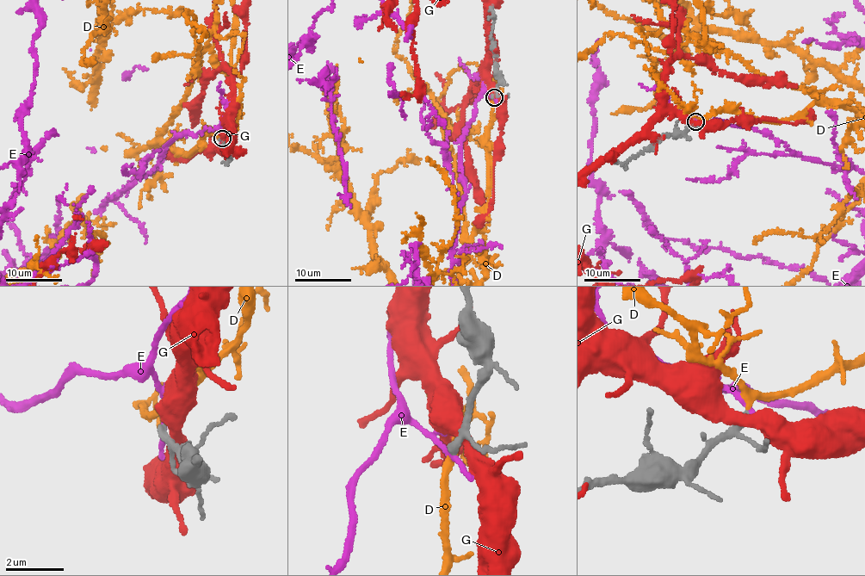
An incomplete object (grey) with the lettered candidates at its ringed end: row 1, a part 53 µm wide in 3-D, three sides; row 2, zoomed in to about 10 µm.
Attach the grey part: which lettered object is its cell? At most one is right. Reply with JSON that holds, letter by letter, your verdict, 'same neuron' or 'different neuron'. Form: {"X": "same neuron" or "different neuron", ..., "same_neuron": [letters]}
{"D": "same neuron", "E": "different neuron", "G": "different neuron", "same_neuron": ["D"]}

